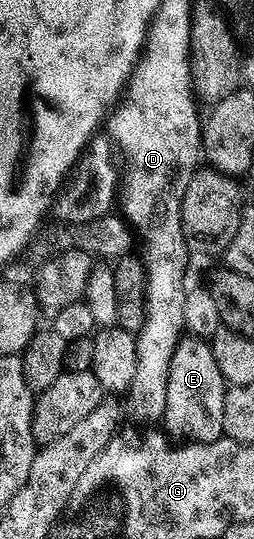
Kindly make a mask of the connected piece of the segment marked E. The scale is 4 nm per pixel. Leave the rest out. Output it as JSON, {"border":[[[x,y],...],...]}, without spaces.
{"border":[[[180,337],[179,347],[173,352],[173,360],[169,364],[169,388],[165,392],[162,429],[172,439],[187,442],[212,442],[224,437],[223,413],[227,388],[221,368],[217,368],[217,360],[213,360],[210,341]]]}

